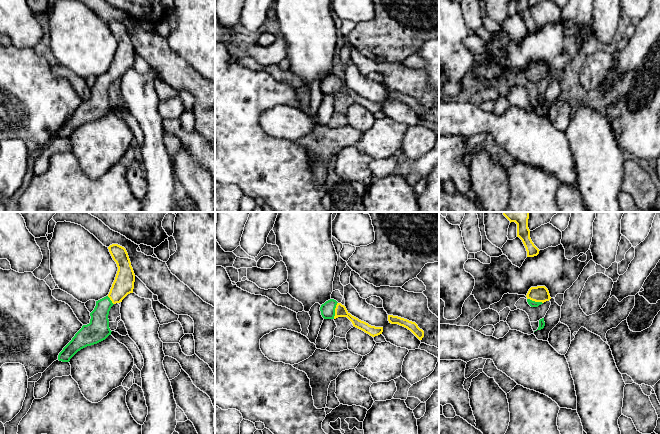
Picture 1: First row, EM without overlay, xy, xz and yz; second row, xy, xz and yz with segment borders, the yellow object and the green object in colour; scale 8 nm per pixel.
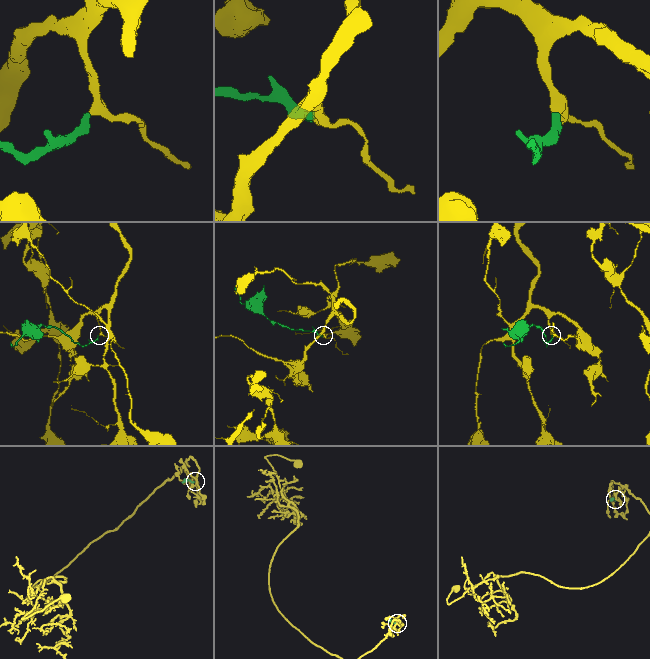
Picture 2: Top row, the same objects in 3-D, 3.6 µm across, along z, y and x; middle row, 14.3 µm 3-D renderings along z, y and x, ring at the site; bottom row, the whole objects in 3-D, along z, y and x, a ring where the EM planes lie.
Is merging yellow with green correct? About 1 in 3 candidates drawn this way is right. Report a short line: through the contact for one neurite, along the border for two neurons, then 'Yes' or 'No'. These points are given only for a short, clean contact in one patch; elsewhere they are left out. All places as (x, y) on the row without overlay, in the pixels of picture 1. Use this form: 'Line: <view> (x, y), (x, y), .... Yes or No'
Line: xz (340, 87), (335, 86), (327, 85). Yes

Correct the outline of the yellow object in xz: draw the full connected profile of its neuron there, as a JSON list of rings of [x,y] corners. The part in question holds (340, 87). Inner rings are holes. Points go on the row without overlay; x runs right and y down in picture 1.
[[[334,75],[326,77],[320,83],[321,91],[324,95],[336,95],[338,93],[347,93],[353,100],[354,103],[364,107],[372,113],[382,110],[383,103],[371,102],[368,99],[359,96],[352,92],[344,81],[338,79]]]

